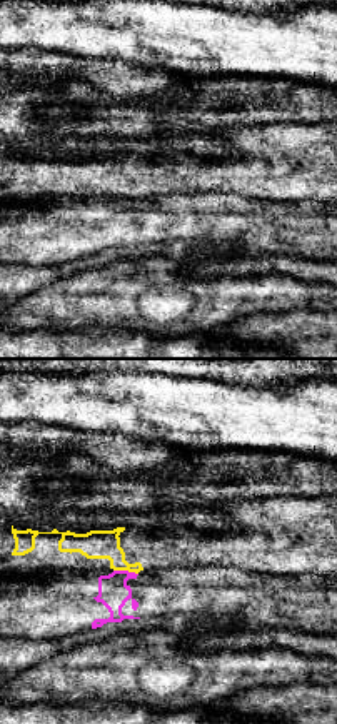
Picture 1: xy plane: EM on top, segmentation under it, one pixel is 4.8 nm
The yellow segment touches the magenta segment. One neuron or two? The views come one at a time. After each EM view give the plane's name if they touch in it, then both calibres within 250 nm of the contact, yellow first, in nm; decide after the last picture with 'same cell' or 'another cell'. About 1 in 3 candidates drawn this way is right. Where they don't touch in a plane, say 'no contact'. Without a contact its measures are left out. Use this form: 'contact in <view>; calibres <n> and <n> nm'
contact in xy; calibres 140 and 150 nm

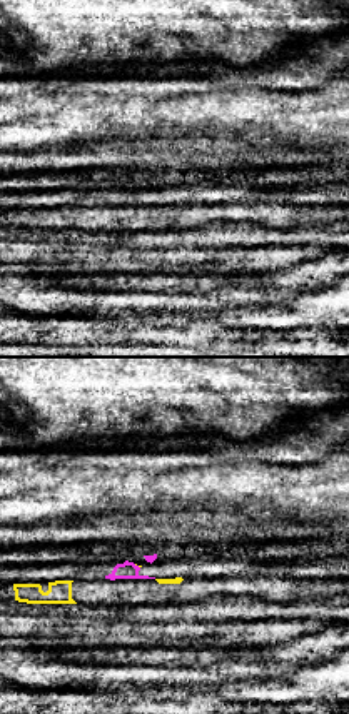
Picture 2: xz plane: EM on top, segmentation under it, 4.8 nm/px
no contact

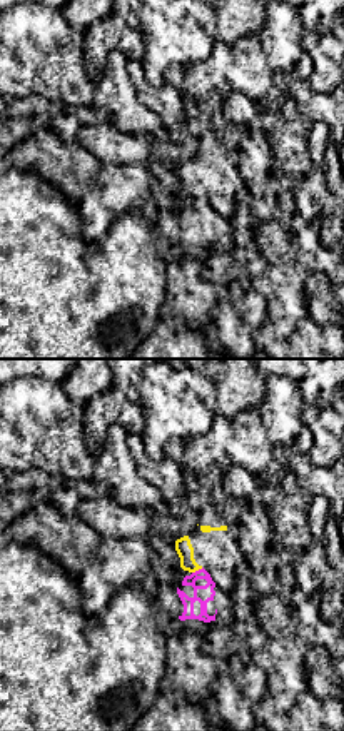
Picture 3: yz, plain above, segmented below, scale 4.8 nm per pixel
contact in yz; calibres 80 and 80 nm

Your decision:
another cell

